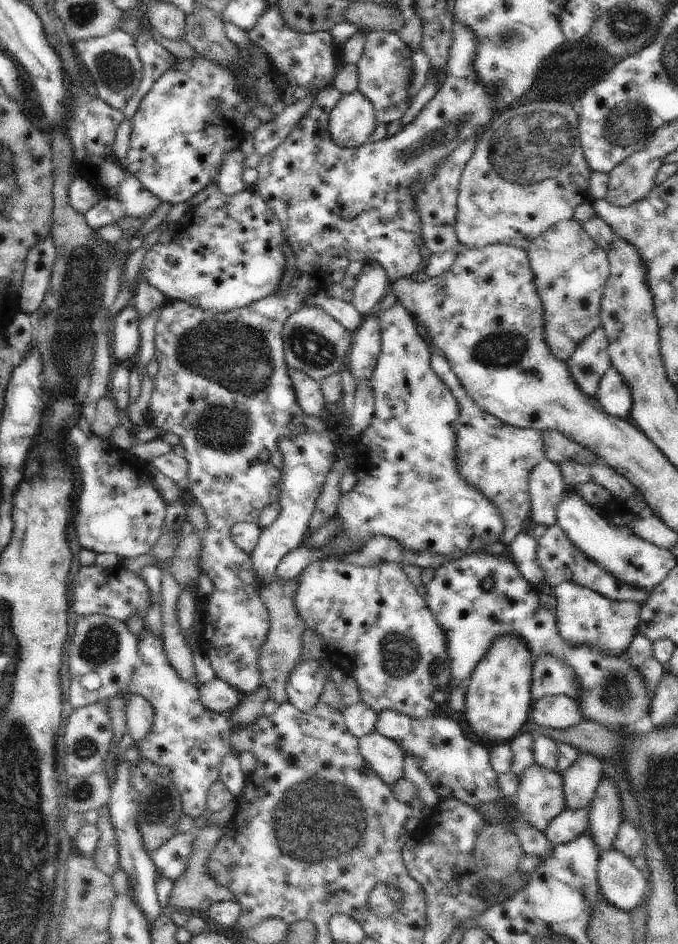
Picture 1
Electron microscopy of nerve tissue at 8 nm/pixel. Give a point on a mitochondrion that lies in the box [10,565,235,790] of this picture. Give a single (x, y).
(100, 644)

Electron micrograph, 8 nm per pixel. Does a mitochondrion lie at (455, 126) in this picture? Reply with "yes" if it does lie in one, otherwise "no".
yes

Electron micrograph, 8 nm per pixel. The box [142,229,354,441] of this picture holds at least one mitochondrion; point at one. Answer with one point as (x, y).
(237, 358)

